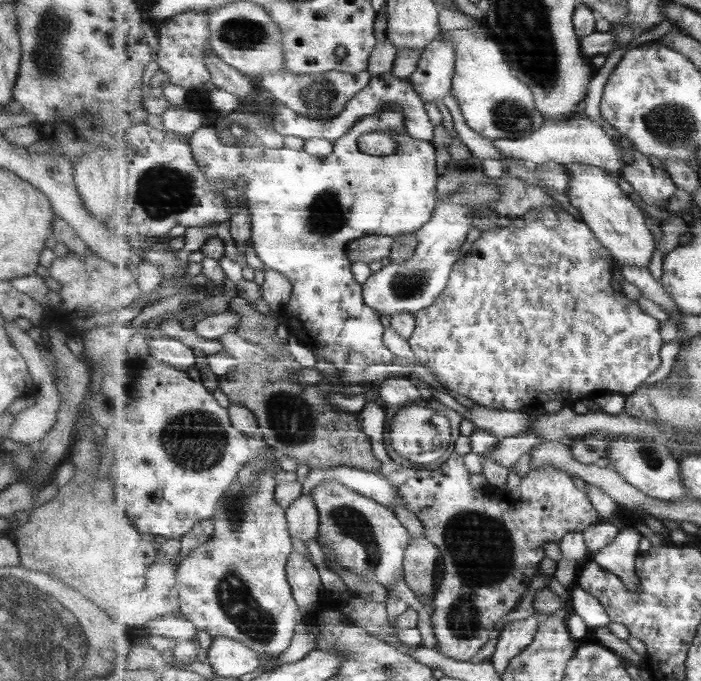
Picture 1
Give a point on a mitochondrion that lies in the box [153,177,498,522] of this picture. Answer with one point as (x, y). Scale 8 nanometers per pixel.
(196, 441)

